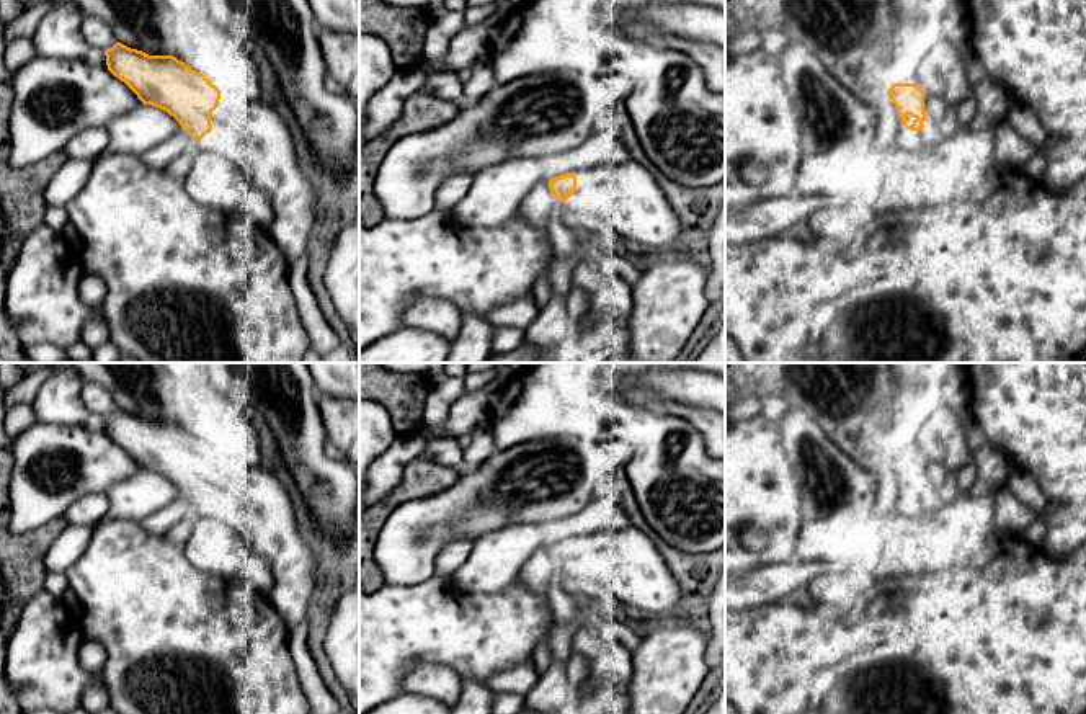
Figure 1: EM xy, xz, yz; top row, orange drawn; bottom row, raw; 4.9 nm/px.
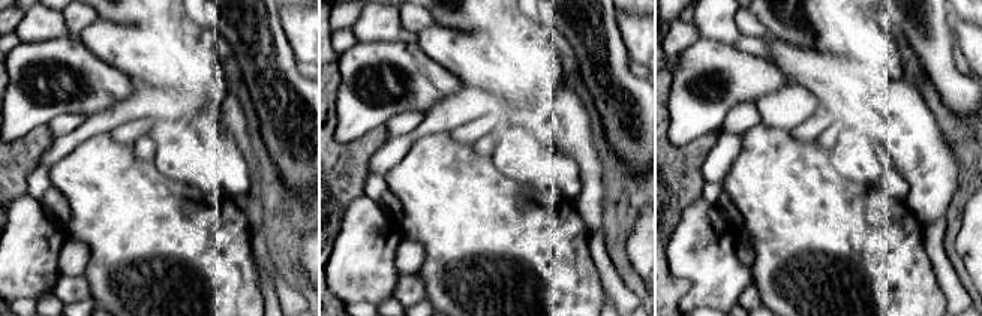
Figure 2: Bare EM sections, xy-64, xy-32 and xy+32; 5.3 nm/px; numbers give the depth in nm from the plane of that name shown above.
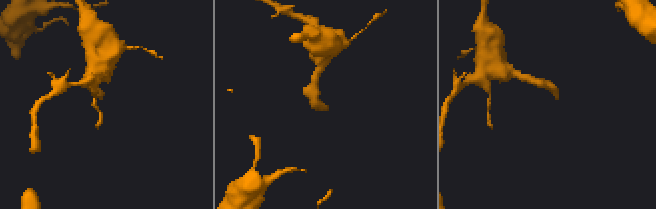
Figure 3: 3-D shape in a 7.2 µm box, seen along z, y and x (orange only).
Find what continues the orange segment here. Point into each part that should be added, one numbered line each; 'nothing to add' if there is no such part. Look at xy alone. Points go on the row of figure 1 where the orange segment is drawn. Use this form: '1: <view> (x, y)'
1: xy (268, 156)

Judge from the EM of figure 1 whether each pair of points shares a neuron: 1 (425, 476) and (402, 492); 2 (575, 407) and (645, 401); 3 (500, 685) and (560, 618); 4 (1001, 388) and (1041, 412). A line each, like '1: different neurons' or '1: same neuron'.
1: same neuron
2: different neurons
3: different neurons
4: same neuron

